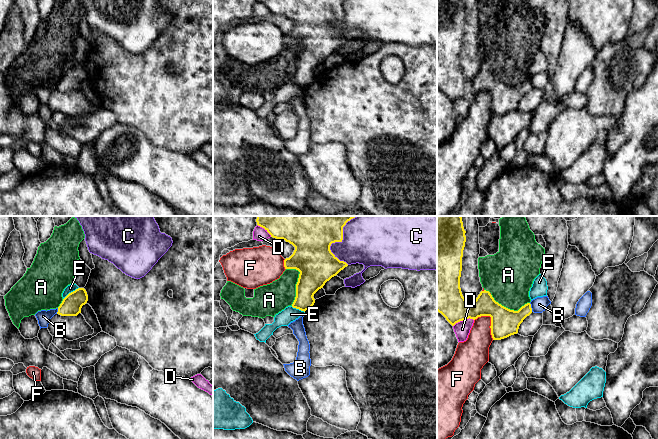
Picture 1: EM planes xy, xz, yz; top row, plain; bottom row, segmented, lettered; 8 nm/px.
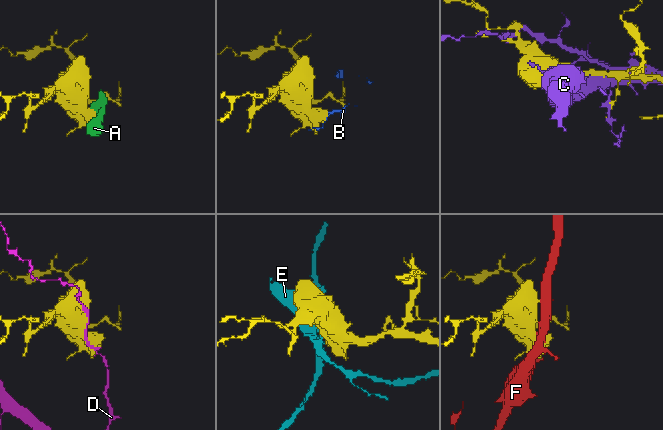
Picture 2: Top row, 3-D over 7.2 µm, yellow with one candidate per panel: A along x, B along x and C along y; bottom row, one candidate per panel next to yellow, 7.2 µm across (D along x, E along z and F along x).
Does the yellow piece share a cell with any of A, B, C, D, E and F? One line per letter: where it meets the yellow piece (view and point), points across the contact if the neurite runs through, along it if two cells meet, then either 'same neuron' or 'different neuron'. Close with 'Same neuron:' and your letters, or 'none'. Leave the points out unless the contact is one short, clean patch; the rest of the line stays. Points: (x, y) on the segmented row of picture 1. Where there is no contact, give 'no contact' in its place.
A: xz (297, 282) | different neuron
B: yz (530, 307) | different neuron
C: xz (338, 241) | different neuron
D: yz (463, 319) | different neuron
E: xy (71, 292) | along xy (78, 287), (63, 299) | different neuron
F: yz (491, 321) | different neuron
Same neuron: none

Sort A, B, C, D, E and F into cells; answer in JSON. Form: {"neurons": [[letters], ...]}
{"neurons": [["A"], ["B"], ["C"], ["D"], ["E"], ["F"]]}

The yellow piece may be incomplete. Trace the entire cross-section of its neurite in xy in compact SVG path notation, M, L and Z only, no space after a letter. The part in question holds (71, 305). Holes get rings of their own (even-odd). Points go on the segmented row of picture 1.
M78 288L69 293L58 307L57 314L61 316L77 316L81 308L88 301L88 295L84 288Z

